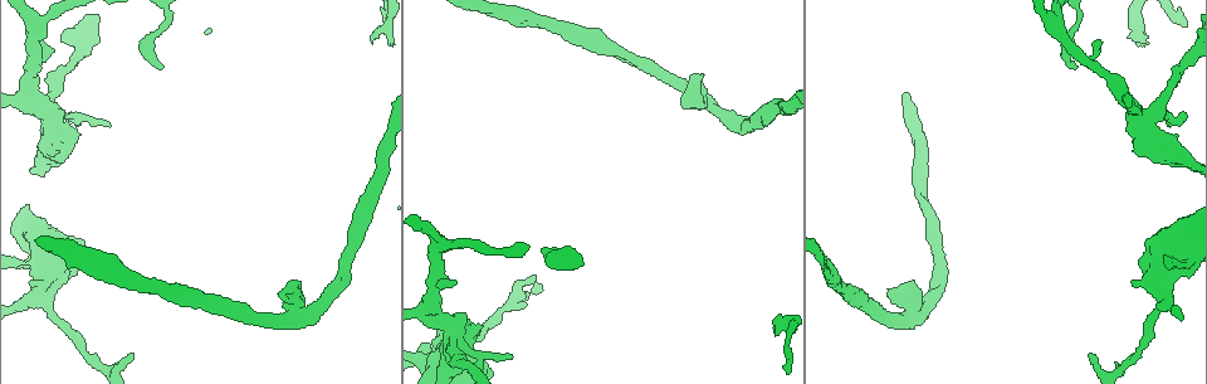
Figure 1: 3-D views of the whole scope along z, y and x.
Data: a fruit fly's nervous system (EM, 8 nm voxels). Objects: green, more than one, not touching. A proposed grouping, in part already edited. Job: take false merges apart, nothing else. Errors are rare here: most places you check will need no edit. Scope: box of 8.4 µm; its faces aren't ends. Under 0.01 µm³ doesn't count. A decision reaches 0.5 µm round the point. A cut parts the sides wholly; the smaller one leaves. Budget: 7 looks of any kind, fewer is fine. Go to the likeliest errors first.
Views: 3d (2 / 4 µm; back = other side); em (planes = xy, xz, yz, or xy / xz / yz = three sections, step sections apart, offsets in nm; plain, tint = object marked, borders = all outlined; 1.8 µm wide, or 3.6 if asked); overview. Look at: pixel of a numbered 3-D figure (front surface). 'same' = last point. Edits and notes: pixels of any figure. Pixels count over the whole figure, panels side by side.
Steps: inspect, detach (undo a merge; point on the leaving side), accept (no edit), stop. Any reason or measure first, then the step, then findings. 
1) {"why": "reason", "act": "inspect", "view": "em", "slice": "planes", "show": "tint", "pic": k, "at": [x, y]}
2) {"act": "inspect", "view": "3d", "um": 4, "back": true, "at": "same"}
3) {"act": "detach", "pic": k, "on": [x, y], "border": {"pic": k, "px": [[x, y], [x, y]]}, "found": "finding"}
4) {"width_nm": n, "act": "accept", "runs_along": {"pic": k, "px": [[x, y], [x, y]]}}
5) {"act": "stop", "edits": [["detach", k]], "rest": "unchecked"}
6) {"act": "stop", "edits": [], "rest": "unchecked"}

{"why": "sharp bend", "act": "inspect", "view": "3d", "um": 2, "pic": 1, "at": [1145, 124]}

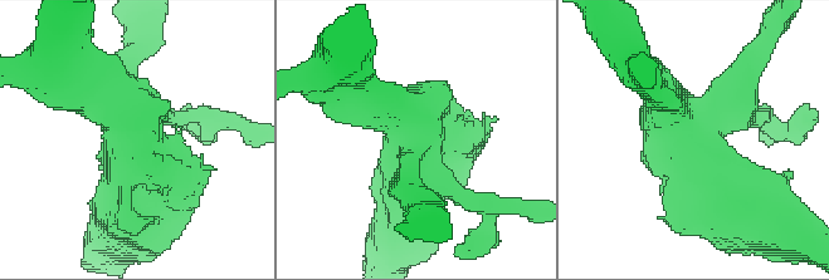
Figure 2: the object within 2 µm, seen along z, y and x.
{"arms": 4, "act": "inspect", "view": "em", "slice": "planes", "show": "plain", "pic": 2, "at": [139, 138]}

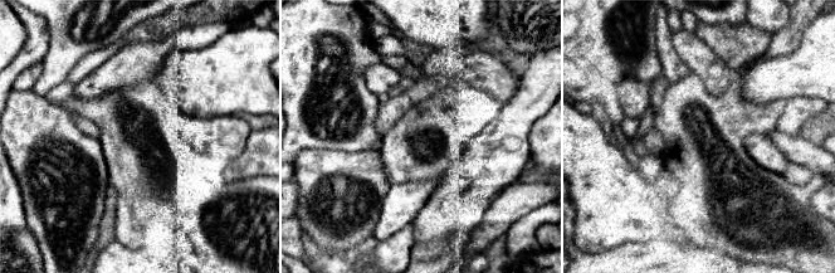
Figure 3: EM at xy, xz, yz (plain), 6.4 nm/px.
{"act": "inspect", "view": "em", "slice": "planes", "show": "tint", "at": "same"}

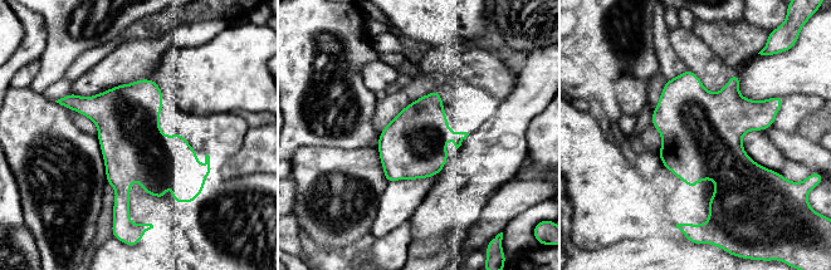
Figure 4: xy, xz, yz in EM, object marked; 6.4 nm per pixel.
{"act": "accept", "found": "continuous, no second cell"}

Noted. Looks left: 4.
{"why": "a fork", "act": "inspect", "view": "3d", "um": 4, "pic": 1, "at": [40, 294]}

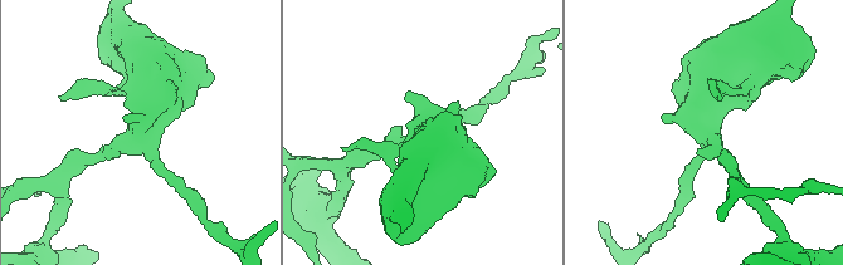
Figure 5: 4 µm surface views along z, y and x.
{"act": "inspect", "view": "em", "um": 3.6, "slice": "xz", "step": 8, "show": "tint", "pic": 5, "at": [705, 135]}

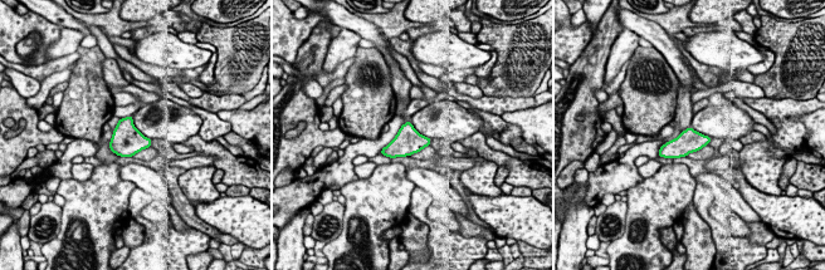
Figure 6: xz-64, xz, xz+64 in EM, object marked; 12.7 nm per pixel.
{"act": "inspect", "view": "em", "um": 3.6, "slice": "planes", "show": "tint", "at": "same"}

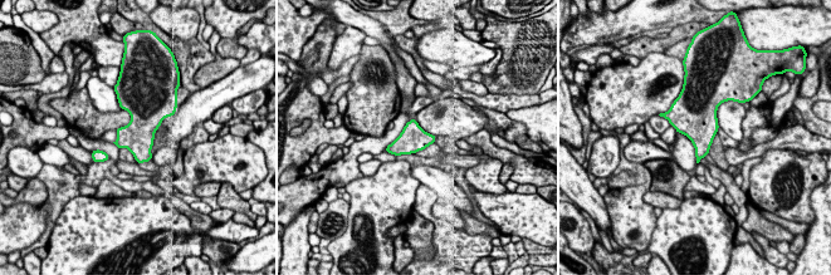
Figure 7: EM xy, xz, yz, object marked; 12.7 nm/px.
{"width_nm": 340, "act": "accept", "found": "all the same cell"}

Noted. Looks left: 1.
{"act": "stop", "edits": [], "rest": "unchecked"}

